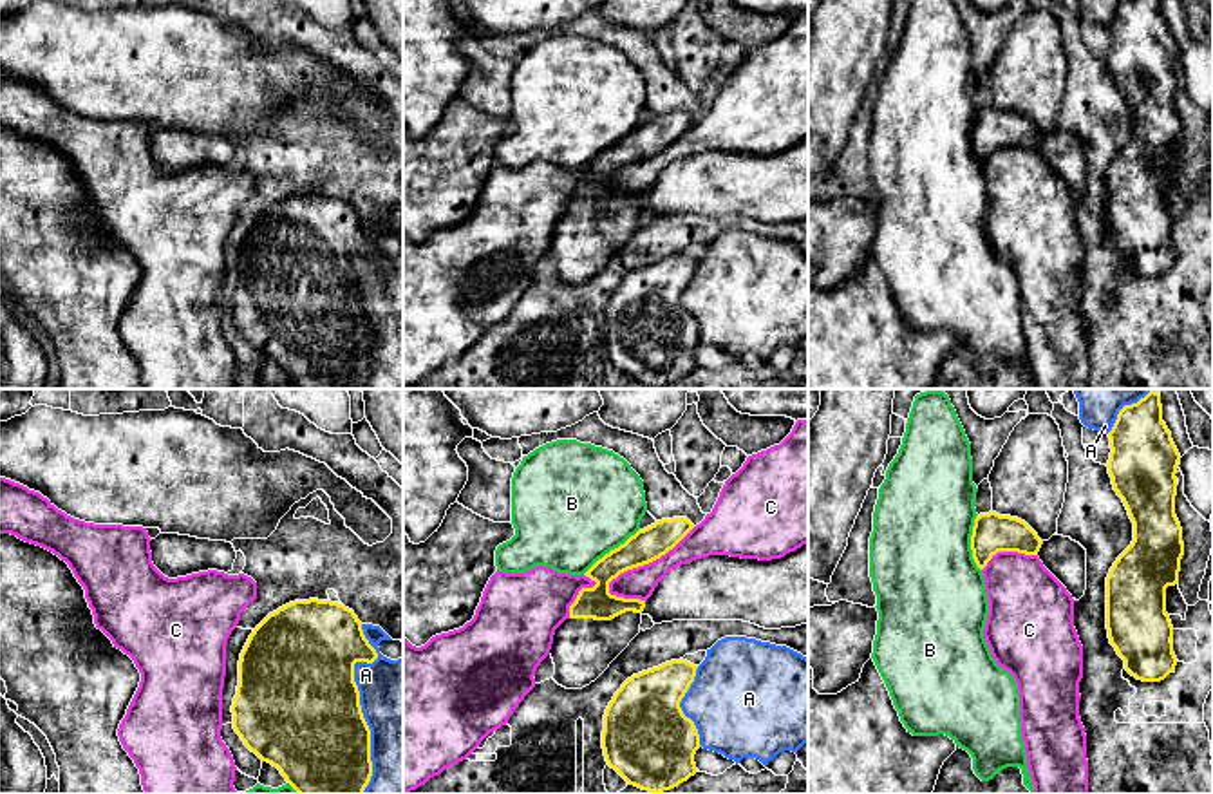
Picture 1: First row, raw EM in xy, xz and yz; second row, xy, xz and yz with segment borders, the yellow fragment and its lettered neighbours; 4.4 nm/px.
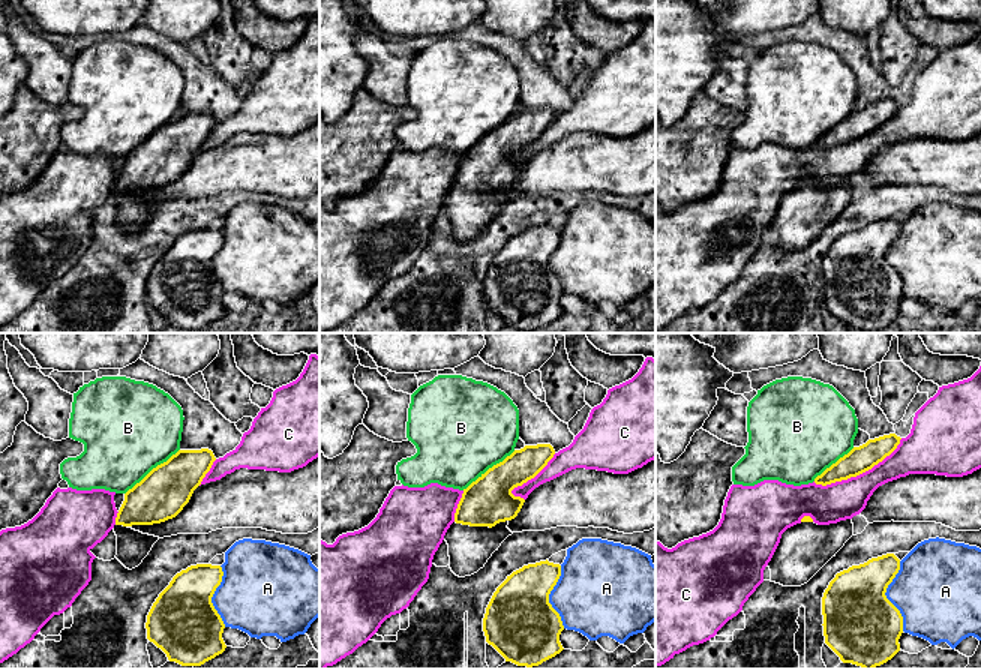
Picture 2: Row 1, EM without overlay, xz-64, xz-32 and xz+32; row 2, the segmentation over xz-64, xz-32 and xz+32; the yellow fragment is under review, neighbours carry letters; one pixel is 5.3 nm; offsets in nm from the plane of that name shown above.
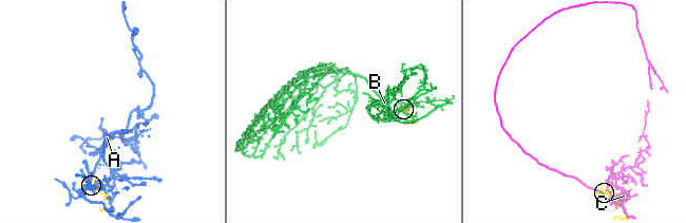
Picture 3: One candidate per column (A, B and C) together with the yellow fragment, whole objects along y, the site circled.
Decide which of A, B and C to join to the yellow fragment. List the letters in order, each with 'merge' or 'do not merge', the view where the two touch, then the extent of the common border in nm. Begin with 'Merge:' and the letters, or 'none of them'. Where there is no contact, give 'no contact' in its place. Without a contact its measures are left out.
Merge: none of them
A: do not merge | xy | 750 nm
B: do not merge | xz | 320 nm
C: do not merge | xz | 480 nm

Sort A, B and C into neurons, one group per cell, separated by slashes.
A / B / C

